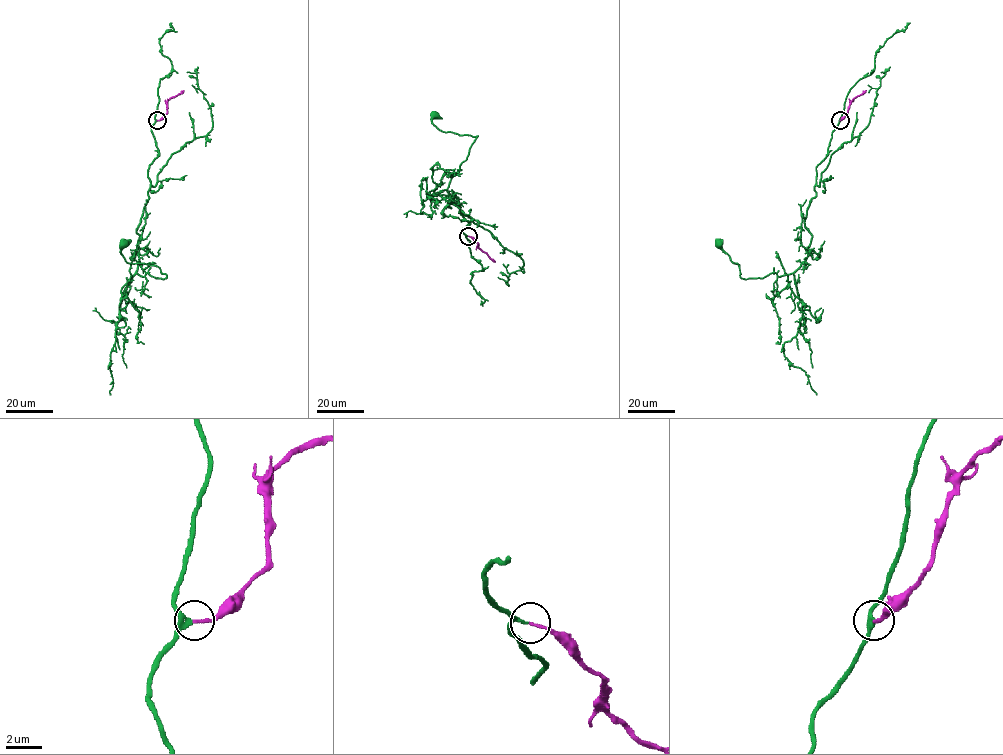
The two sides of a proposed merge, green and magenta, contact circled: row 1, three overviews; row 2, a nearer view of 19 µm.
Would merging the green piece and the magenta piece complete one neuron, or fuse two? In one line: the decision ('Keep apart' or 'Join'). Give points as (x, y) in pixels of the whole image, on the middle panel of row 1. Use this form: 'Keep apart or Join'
Join

